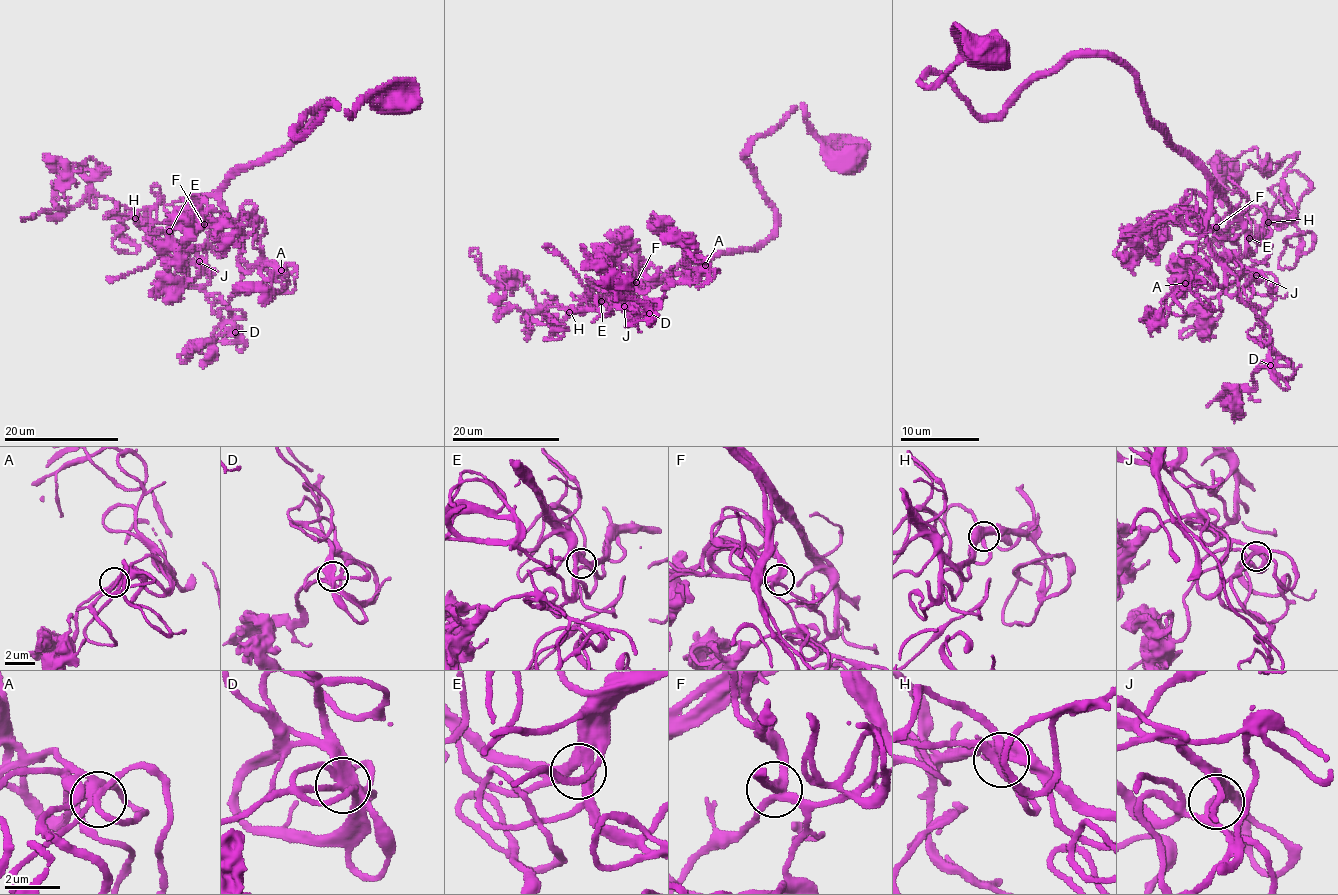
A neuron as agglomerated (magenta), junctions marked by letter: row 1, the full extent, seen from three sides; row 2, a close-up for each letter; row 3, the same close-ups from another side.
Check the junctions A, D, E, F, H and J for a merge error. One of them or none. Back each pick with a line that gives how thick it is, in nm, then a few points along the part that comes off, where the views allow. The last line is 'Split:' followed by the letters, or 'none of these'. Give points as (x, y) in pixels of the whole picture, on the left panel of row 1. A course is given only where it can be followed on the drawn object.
Split: none of these

